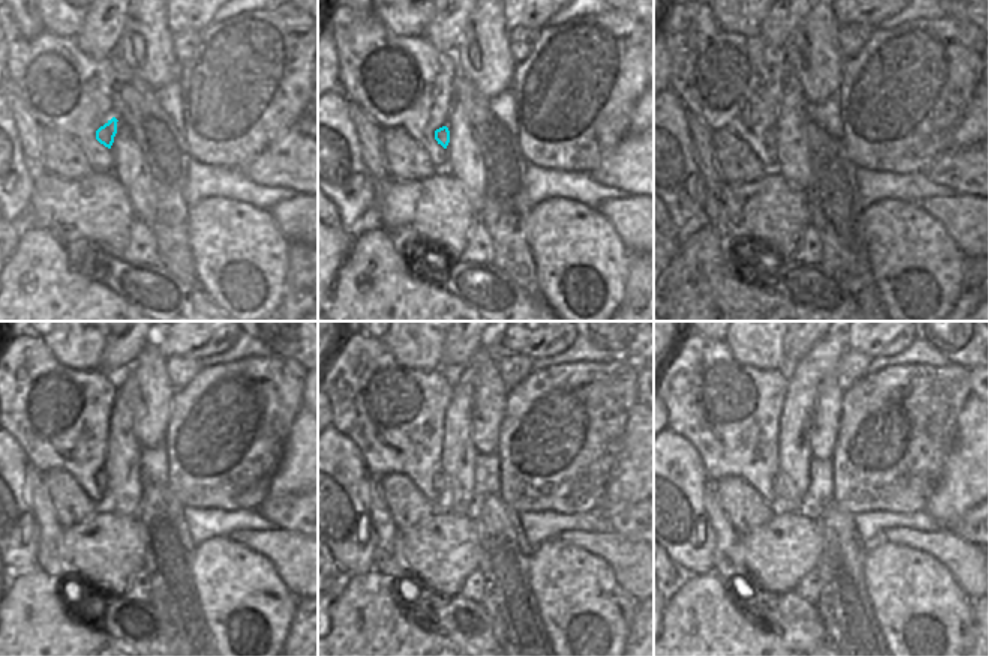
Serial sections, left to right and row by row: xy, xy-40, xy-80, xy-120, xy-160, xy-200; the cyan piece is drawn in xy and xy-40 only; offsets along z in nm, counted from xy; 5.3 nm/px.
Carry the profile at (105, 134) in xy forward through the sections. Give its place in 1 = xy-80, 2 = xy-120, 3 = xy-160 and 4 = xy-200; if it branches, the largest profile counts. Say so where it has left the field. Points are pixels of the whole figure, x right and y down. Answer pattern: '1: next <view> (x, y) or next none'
1: next xy-80 (769, 137)
2: next xy-120 (101, 476)
3: next xy-160 (440, 481)
4: next xy-200 (783, 488)

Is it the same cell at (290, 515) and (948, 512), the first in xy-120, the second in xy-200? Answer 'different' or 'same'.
different

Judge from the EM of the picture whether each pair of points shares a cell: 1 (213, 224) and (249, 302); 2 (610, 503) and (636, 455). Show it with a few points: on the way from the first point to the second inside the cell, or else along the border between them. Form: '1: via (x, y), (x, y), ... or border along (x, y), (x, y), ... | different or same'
1: via (233, 243), (240, 252), (242, 269), (248, 282) | same
2: via (621, 491), (634, 478), (636, 467) | same

